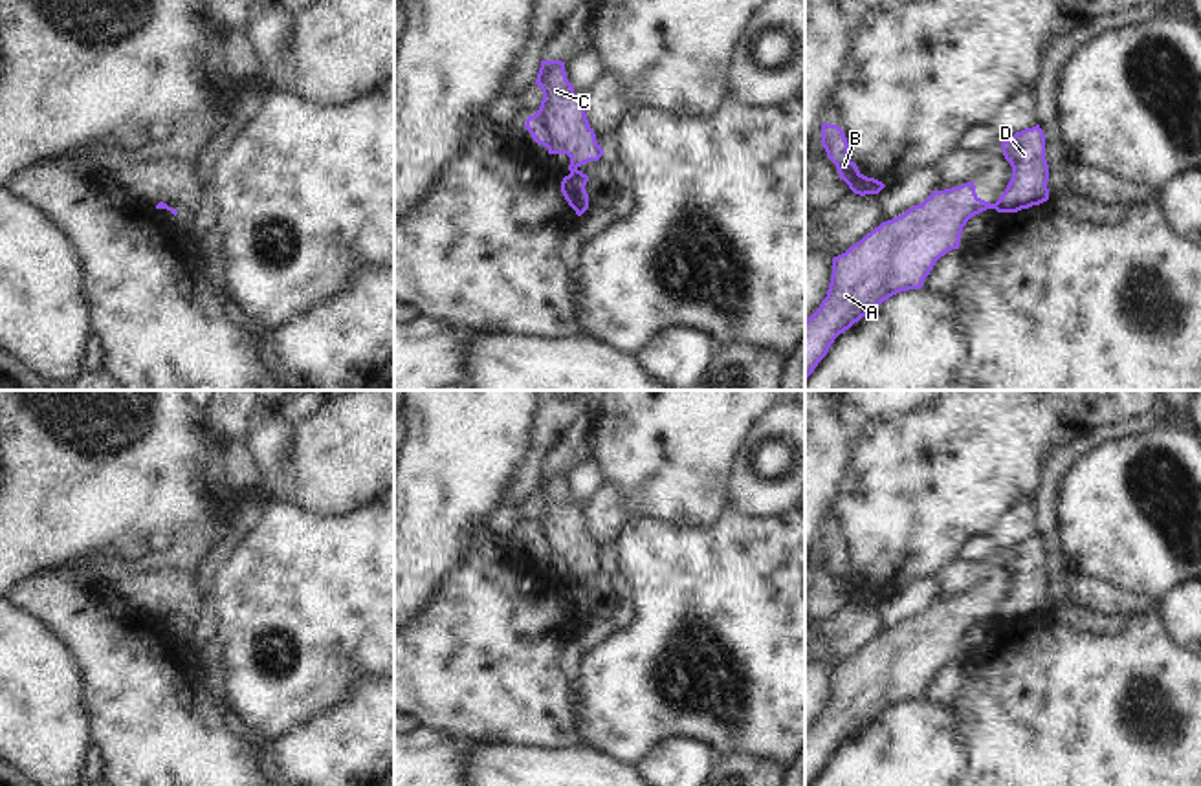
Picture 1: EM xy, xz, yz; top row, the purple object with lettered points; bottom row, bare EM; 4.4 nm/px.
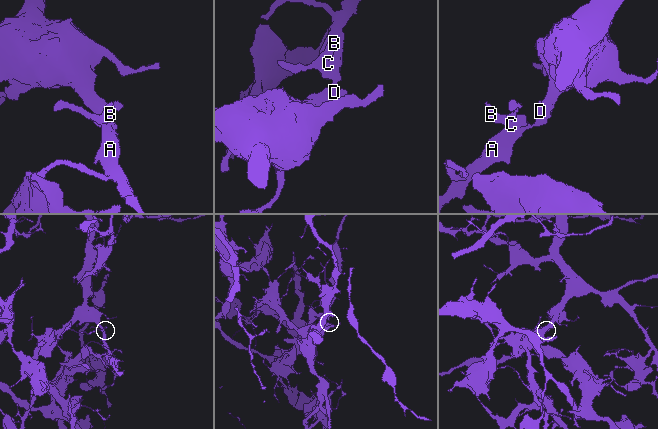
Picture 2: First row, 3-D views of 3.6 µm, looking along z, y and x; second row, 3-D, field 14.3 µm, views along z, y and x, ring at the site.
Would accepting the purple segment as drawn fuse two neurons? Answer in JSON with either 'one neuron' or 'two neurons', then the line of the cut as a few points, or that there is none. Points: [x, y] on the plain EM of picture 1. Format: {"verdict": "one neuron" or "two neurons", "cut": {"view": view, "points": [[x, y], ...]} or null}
{"verdict": "two neurons", "cut": {"view": "xz", "points": [[576, 578], [571, 583]]}}

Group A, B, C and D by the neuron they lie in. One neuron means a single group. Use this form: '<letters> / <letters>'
A B C / D

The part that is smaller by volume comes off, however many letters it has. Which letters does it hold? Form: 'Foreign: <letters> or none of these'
Foreign: A, B, C

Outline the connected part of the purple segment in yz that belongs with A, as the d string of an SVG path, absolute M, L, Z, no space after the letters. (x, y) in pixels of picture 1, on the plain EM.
M974 592L933 601L920 616L913 616L904 625L882 632L845 663L834 667L827 707L805 731L805 786L814 782L834 749L871 720L900 702L922 698L935 672L948 661L959 660L966 632L986 619L994 619L994 614L975 605Z

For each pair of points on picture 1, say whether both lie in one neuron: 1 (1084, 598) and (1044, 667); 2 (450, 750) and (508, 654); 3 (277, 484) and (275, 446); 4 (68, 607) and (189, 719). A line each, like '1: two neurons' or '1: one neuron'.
1: two neurons
2: two neurons
3: one neuron
4: one neuron

